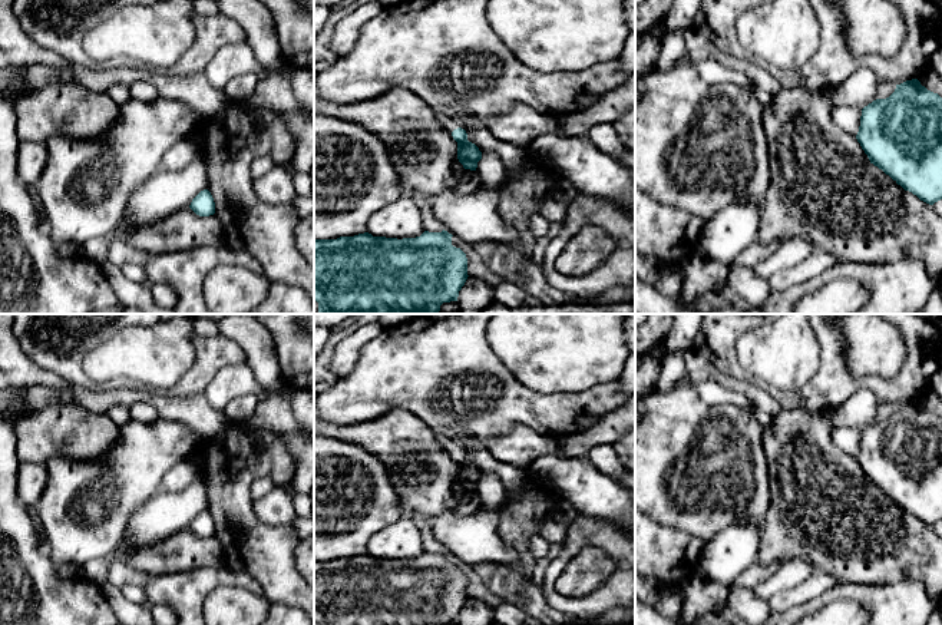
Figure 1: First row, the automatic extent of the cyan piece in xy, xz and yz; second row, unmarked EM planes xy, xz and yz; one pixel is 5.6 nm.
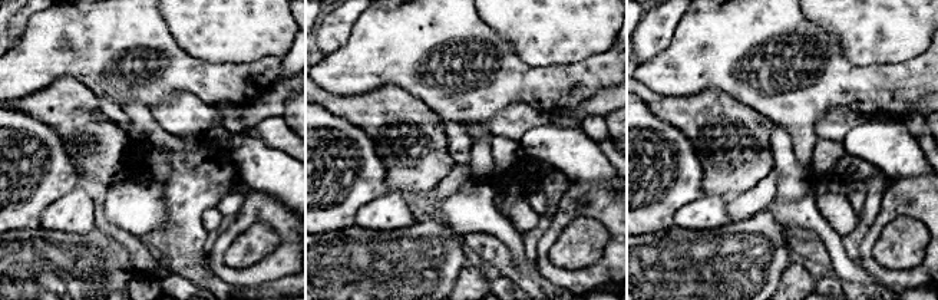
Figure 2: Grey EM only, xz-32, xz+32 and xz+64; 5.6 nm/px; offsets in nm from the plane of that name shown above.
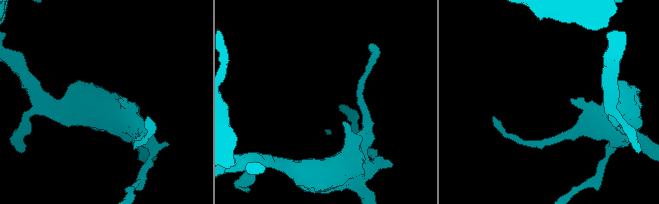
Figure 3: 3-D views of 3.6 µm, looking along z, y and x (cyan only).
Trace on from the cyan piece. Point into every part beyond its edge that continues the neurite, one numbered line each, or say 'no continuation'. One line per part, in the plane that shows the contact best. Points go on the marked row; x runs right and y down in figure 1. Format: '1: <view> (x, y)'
1: xz (448, 122)

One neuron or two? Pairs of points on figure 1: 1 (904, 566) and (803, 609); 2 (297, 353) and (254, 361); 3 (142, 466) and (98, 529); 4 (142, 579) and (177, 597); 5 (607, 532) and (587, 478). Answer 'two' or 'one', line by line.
1: two
2: two
3: one
4: two
5: two

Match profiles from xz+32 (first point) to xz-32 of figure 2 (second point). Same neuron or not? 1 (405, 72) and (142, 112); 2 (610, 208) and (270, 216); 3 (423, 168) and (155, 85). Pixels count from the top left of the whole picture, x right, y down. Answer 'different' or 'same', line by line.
1: different
2: same
3: different

